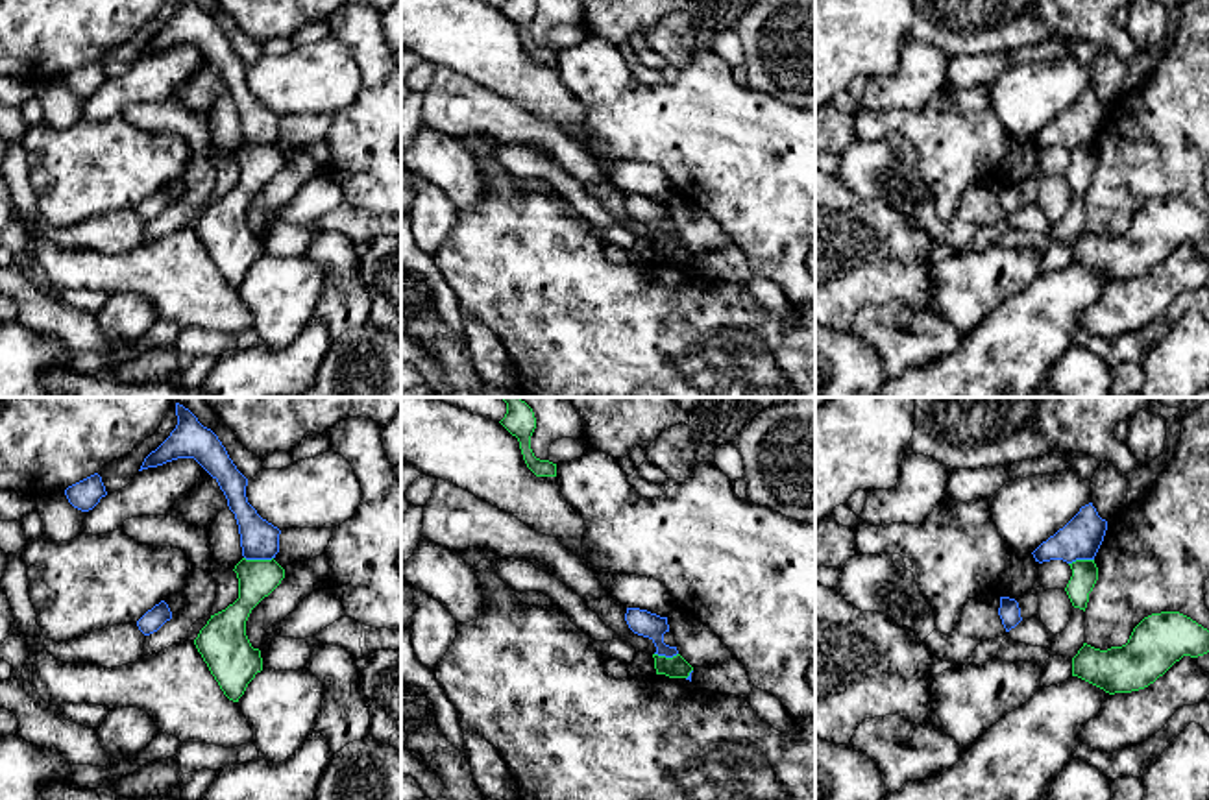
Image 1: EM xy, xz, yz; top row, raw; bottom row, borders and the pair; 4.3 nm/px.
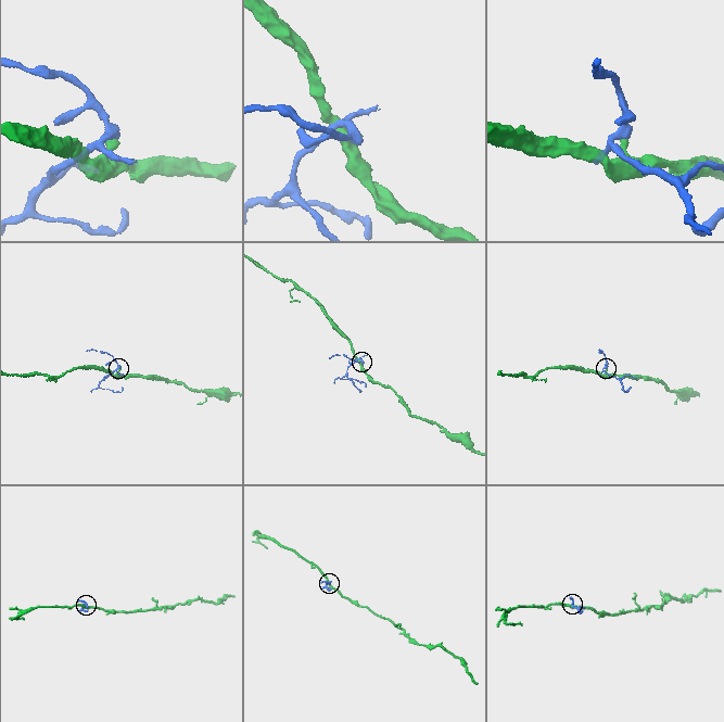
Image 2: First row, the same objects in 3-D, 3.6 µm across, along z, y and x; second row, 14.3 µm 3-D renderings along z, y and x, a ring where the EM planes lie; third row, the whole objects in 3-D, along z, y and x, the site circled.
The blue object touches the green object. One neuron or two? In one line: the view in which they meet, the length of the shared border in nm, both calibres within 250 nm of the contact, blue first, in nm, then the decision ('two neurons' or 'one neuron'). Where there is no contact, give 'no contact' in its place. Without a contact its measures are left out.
meets blue in xy; contact 130 nm long; 170 nm thick on the blue side, 170 nm on the other; two neurons

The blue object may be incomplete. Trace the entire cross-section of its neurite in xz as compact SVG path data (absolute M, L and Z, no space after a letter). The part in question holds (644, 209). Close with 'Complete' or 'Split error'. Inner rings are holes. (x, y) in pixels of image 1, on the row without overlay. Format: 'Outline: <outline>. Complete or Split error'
Outline: M627 194L625 207L634 220L649 224L654 229L654 240L666 244L678 240L677 233L664 229L664 220L669 218L667 203L640 194Z. Complete

